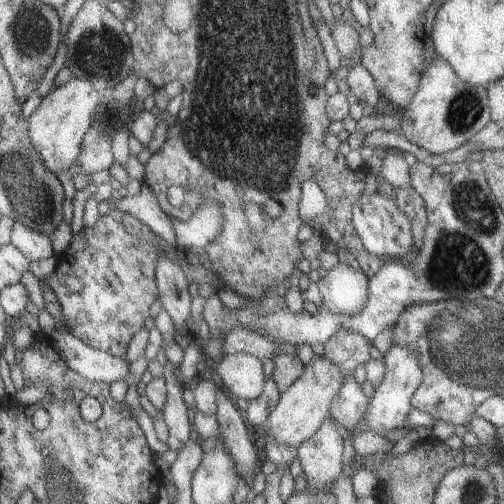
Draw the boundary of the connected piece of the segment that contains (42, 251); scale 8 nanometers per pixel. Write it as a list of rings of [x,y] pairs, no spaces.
[[[18,222],[12,225],[9,242],[29,261],[43,260],[54,255],[46,233],[35,232]]]

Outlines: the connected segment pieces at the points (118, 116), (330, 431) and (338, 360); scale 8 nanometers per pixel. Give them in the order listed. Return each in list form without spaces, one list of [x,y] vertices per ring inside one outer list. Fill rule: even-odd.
[[[138,99],[127,106],[119,102],[100,104],[83,135],[77,158],[66,171],[74,177],[77,174],[108,170],[114,162],[110,149],[112,133],[121,127],[128,127],[143,110],[141,104],[142,100]]]
[[[329,417],[323,419],[307,440],[296,446],[295,452],[307,480],[305,489],[320,498],[331,498],[329,488],[341,472],[343,439]]]
[[[337,330],[323,344],[322,357],[351,375],[359,364],[365,364],[370,358],[369,348],[369,342],[361,334]]]

